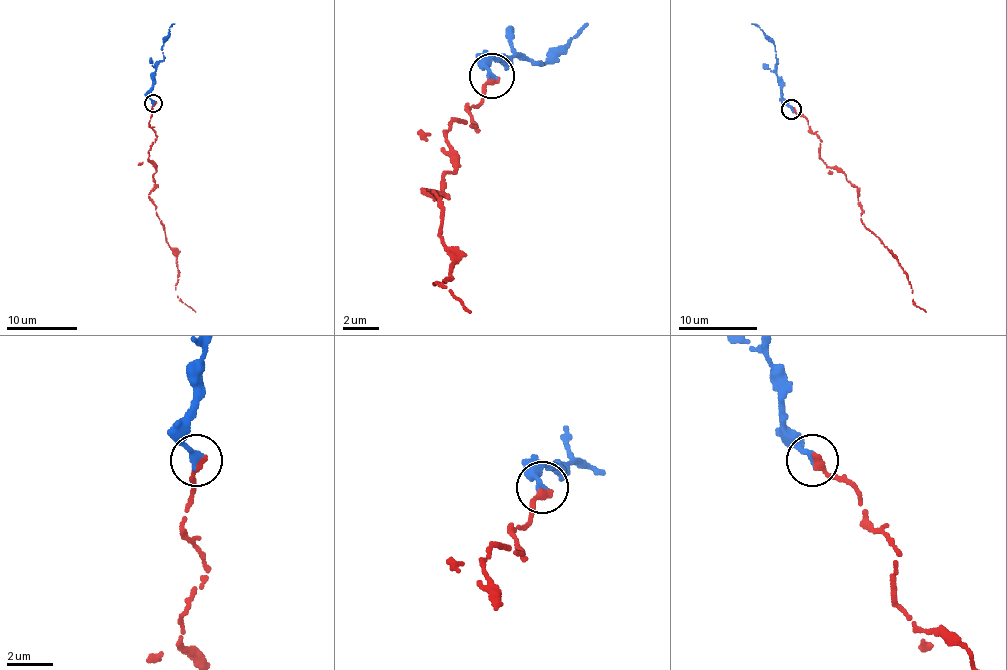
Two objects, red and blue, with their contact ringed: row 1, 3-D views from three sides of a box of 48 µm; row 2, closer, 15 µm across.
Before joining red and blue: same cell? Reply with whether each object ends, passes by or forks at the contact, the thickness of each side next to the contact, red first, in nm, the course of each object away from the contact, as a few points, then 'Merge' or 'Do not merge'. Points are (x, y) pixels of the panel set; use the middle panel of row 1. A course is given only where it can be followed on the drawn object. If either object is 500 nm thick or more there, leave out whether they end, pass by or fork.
At the ring red ends. At the ring blue ends. Thickness 320 nm (red) against 280 nm. Course of red: (492, 76), (476, 131), (446, 133), (441, 194), (421, 188), (453, 263), (434, 284), (468, 313). Course of blue: (492, 76), (486, 66), (499, 56), (503, 60), (515, 54), (547, 64), (570, 37), (589, 25). Merge

